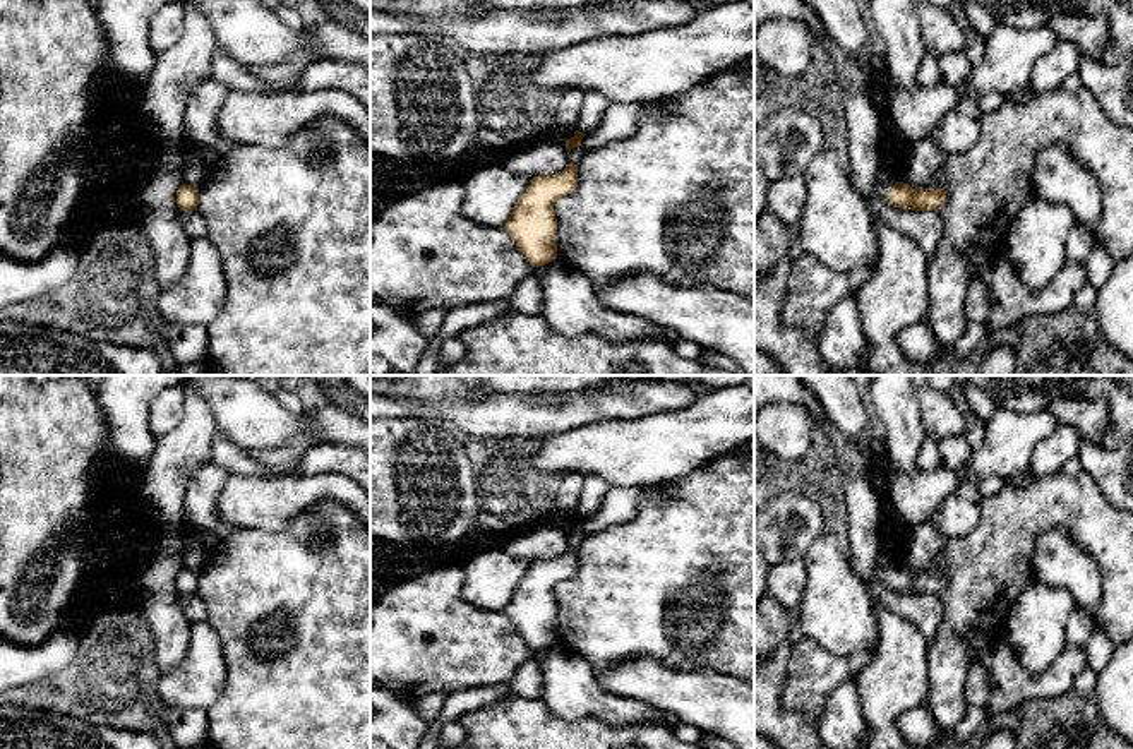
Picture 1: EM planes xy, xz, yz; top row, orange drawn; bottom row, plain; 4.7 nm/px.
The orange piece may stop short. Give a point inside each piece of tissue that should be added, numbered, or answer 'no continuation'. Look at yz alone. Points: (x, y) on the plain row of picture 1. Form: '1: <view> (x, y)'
1: yz (885, 569)

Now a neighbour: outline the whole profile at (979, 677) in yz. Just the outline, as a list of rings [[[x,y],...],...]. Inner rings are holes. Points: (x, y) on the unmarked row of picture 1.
[[[974,662],[967,675],[967,703],[968,708],[984,708],[991,694],[991,672],[980,662]]]

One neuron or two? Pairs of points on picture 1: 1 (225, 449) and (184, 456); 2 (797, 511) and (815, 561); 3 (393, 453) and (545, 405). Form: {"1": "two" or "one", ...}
{"1": "two", "2": "two", "3": "two"}

